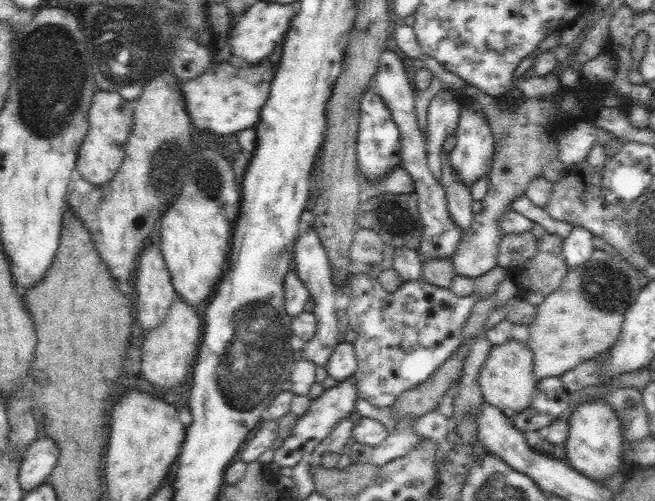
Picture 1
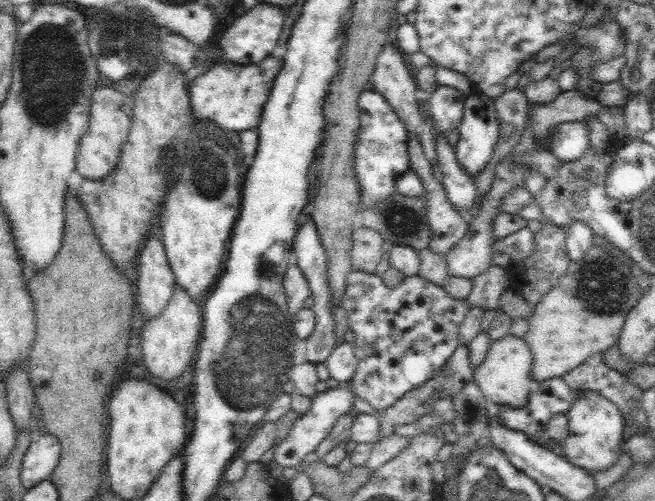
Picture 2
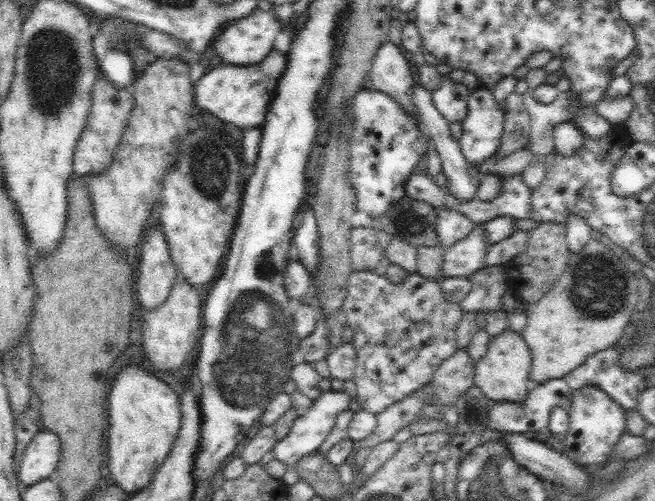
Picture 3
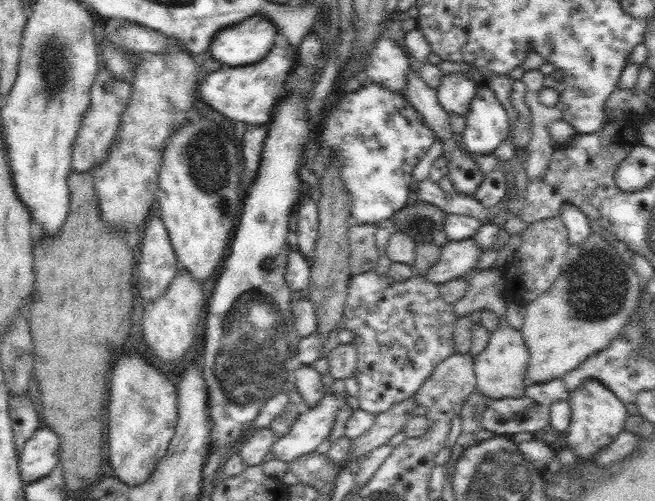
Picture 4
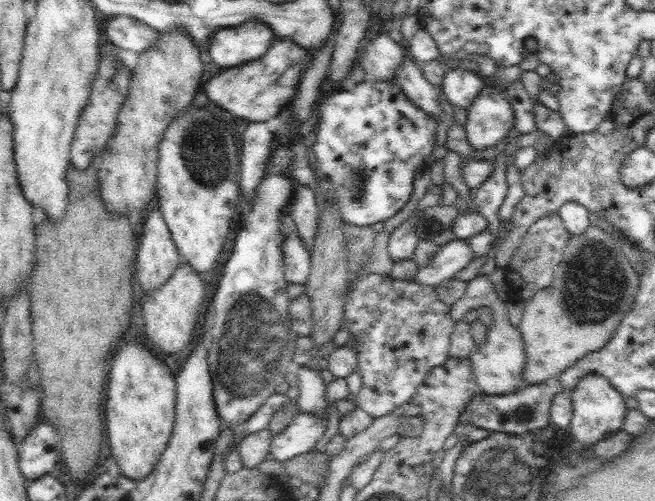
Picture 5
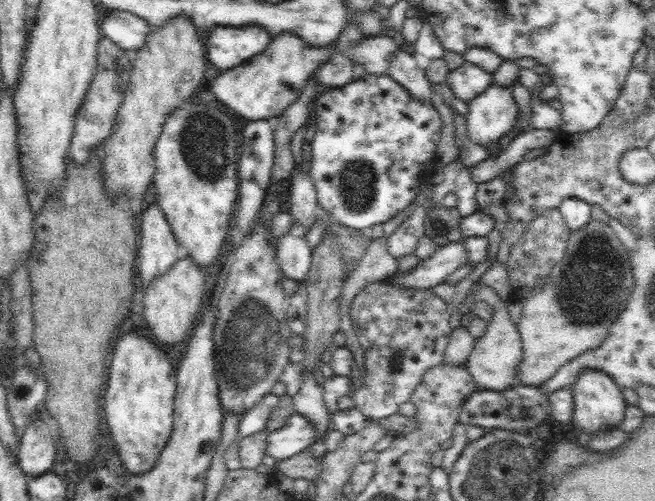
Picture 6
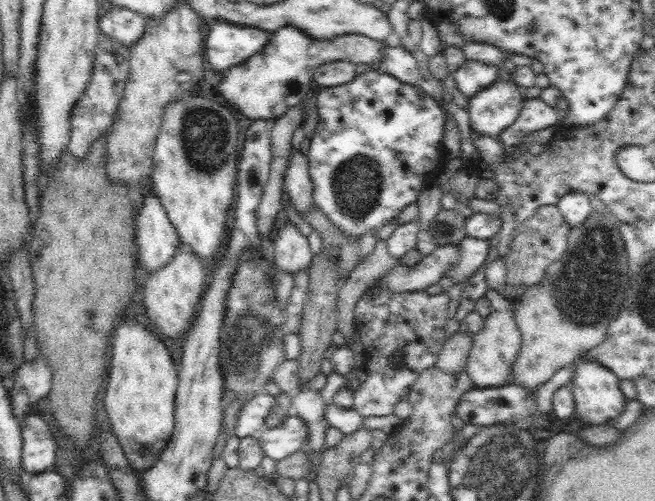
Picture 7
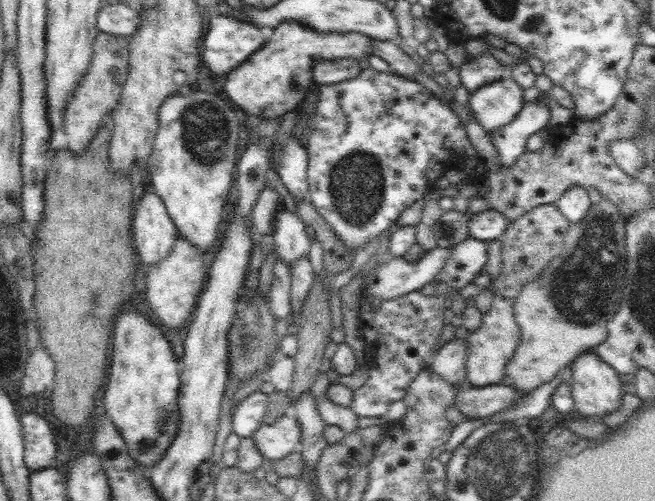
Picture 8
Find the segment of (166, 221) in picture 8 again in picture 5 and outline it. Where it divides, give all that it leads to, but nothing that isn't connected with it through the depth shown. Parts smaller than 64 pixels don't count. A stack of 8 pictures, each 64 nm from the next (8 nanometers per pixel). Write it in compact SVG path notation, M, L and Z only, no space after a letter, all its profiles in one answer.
M147 210L142 219L141 235L137 238L137 253L135 256L134 273L136 282L145 293L158 289L169 280L176 268L181 264L182 257L174 245L171 233L159 210Z

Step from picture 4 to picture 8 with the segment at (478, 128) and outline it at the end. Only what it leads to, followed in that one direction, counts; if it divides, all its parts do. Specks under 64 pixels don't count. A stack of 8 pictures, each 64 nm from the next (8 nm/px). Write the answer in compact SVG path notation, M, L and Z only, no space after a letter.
M511 77L492 81L470 94L470 110L488 133L512 122L522 110L523 88Z

